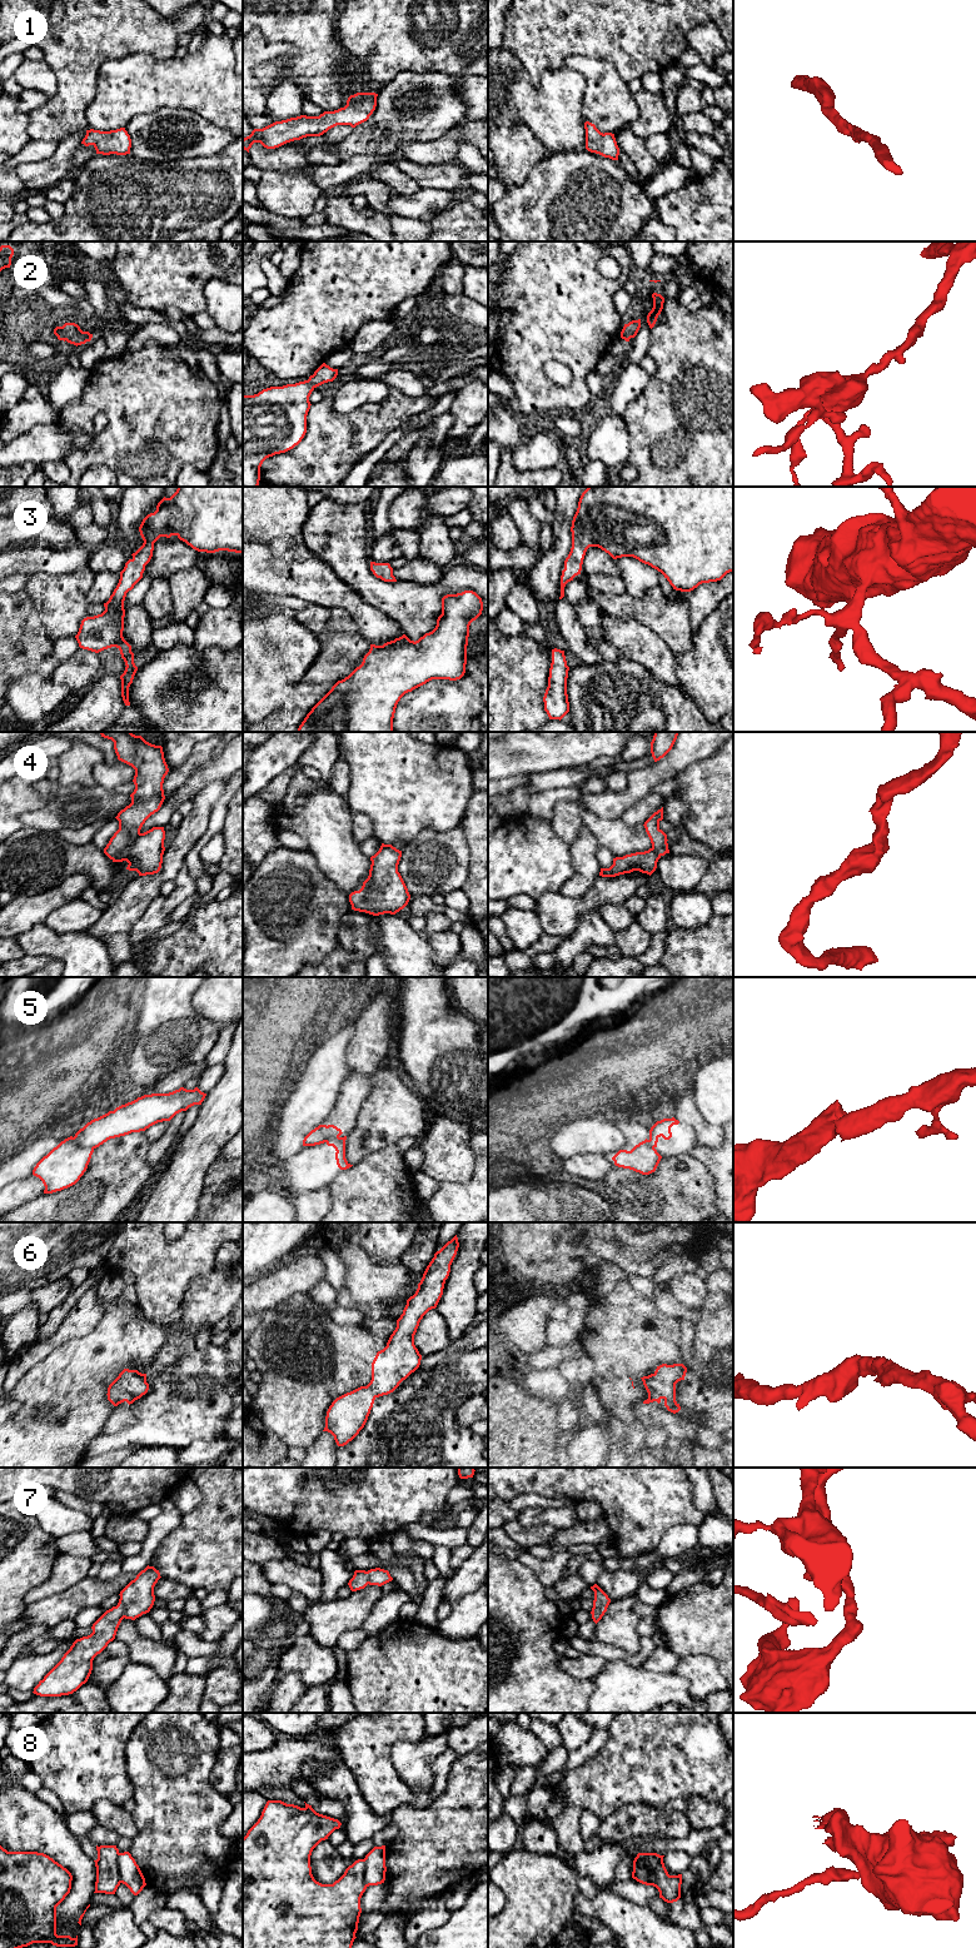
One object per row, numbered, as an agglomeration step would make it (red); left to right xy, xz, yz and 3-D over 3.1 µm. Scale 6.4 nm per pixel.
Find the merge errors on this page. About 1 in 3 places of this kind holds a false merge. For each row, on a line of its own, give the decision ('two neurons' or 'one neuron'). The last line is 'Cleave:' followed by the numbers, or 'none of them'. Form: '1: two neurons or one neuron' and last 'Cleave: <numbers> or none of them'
1: one neuron
2: one neuron
3: one neuron
4: one neuron
5: two neurons
6: one neuron
7: one neuron
8: two neurons
Cleave: 5, 8

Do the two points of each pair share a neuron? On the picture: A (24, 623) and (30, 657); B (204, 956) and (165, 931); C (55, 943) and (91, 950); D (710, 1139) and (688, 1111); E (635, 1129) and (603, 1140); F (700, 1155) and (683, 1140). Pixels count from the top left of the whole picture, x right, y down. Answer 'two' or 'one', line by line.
A: one
B: two
C: one
D: one
E: two
F: two

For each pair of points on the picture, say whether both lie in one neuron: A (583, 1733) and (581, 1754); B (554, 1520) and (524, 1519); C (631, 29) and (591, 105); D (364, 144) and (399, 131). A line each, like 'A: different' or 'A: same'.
A: different
B: same
C: different
D: same

